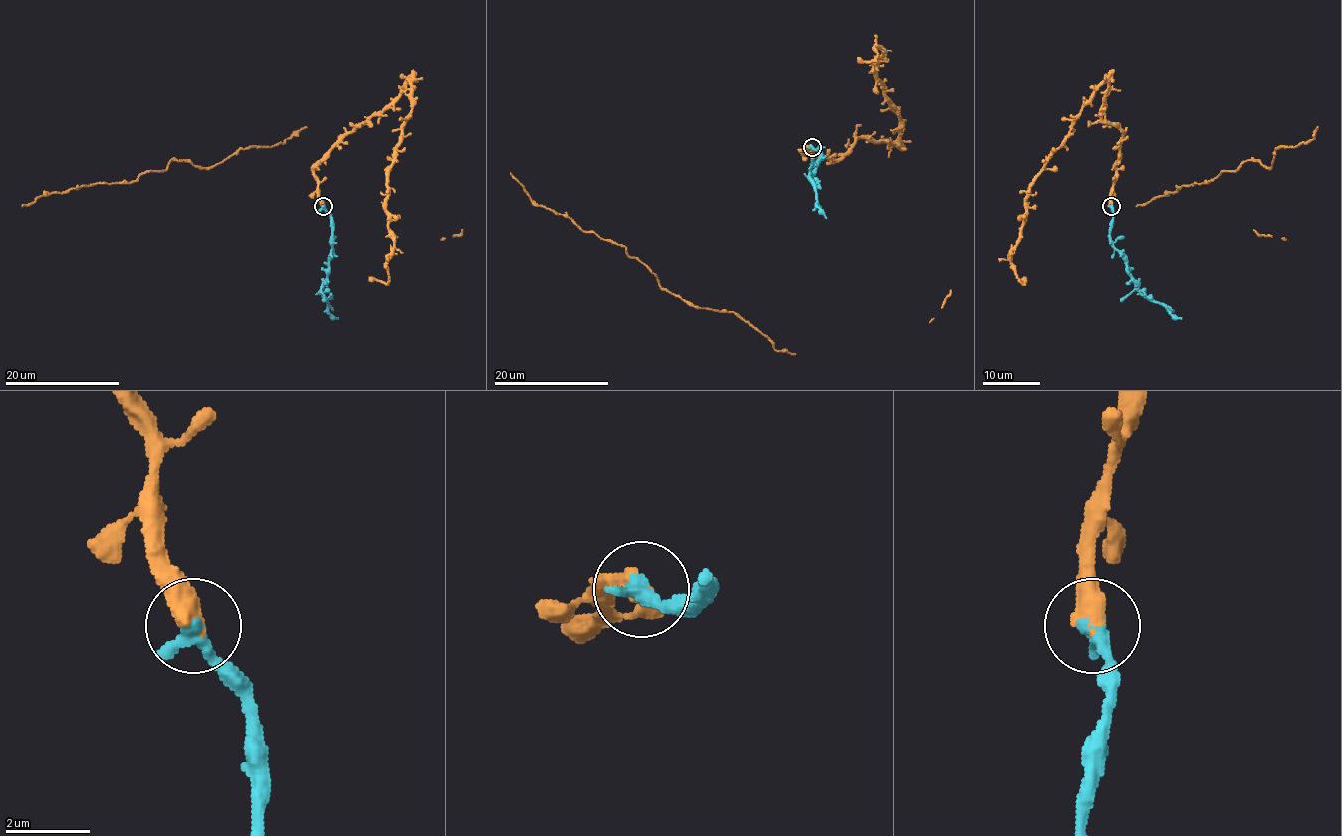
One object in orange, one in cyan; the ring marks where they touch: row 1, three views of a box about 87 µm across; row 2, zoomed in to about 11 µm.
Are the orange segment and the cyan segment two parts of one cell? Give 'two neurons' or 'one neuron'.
one neuron

